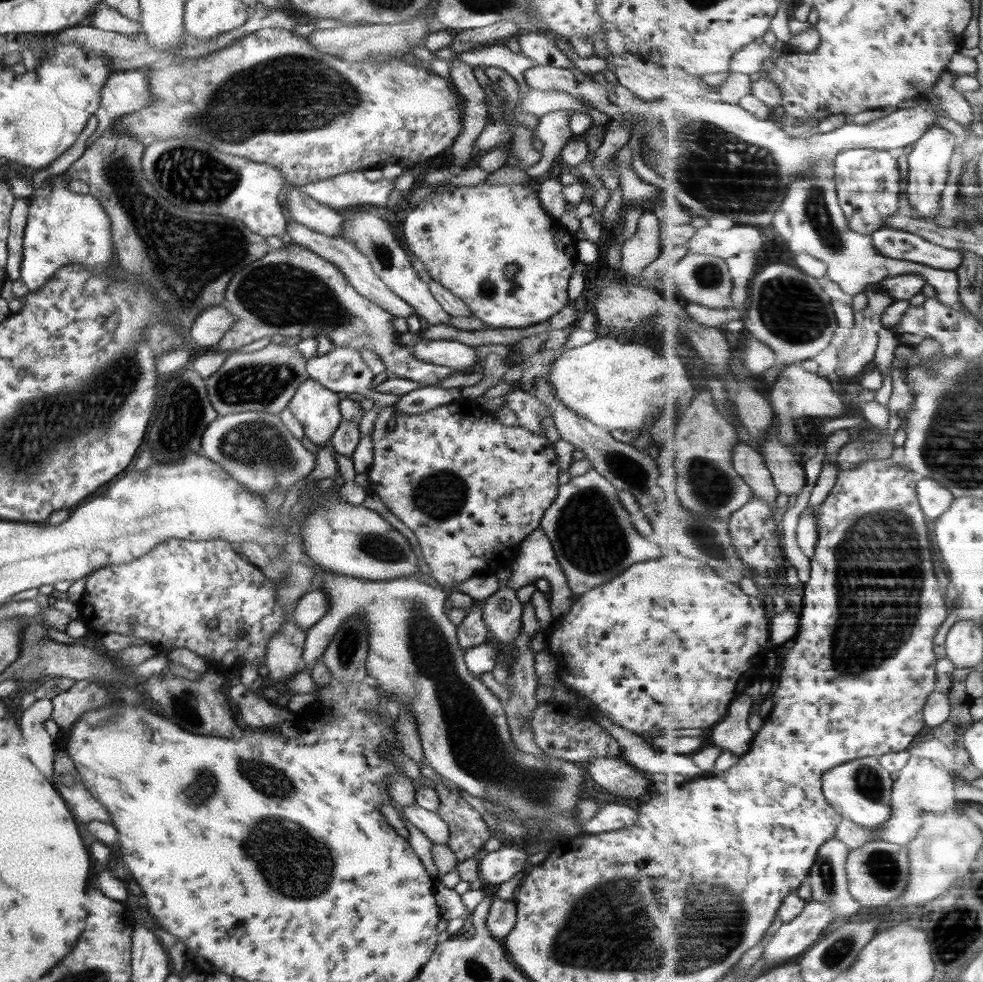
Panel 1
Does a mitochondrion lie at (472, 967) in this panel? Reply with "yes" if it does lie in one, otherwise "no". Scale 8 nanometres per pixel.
yes

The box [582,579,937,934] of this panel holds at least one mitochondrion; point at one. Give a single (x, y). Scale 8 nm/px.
(884, 867)

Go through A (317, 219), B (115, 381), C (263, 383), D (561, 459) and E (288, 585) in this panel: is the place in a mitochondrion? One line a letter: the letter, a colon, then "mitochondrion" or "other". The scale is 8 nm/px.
A: other
B: mitochondrion
C: mitochondrion
D: other
E: mitochondrion

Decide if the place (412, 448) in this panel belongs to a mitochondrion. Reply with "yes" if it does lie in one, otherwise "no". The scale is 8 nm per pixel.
no

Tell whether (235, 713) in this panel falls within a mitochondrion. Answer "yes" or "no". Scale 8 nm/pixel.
no

